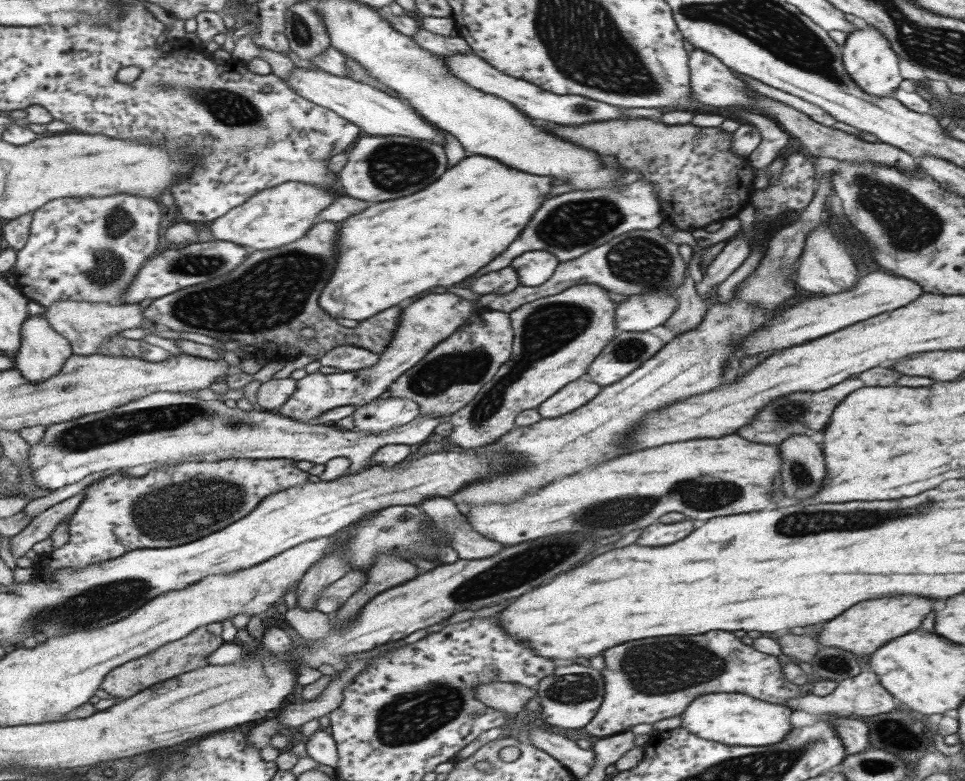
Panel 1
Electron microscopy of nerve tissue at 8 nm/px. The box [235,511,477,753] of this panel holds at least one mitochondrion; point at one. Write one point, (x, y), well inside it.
(417, 714)

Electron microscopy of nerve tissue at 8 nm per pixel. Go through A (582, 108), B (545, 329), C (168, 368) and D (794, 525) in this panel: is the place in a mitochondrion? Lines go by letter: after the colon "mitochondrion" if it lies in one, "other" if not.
A: mitochondrion
B: mitochondrion
C: other
D: mitochondrion

